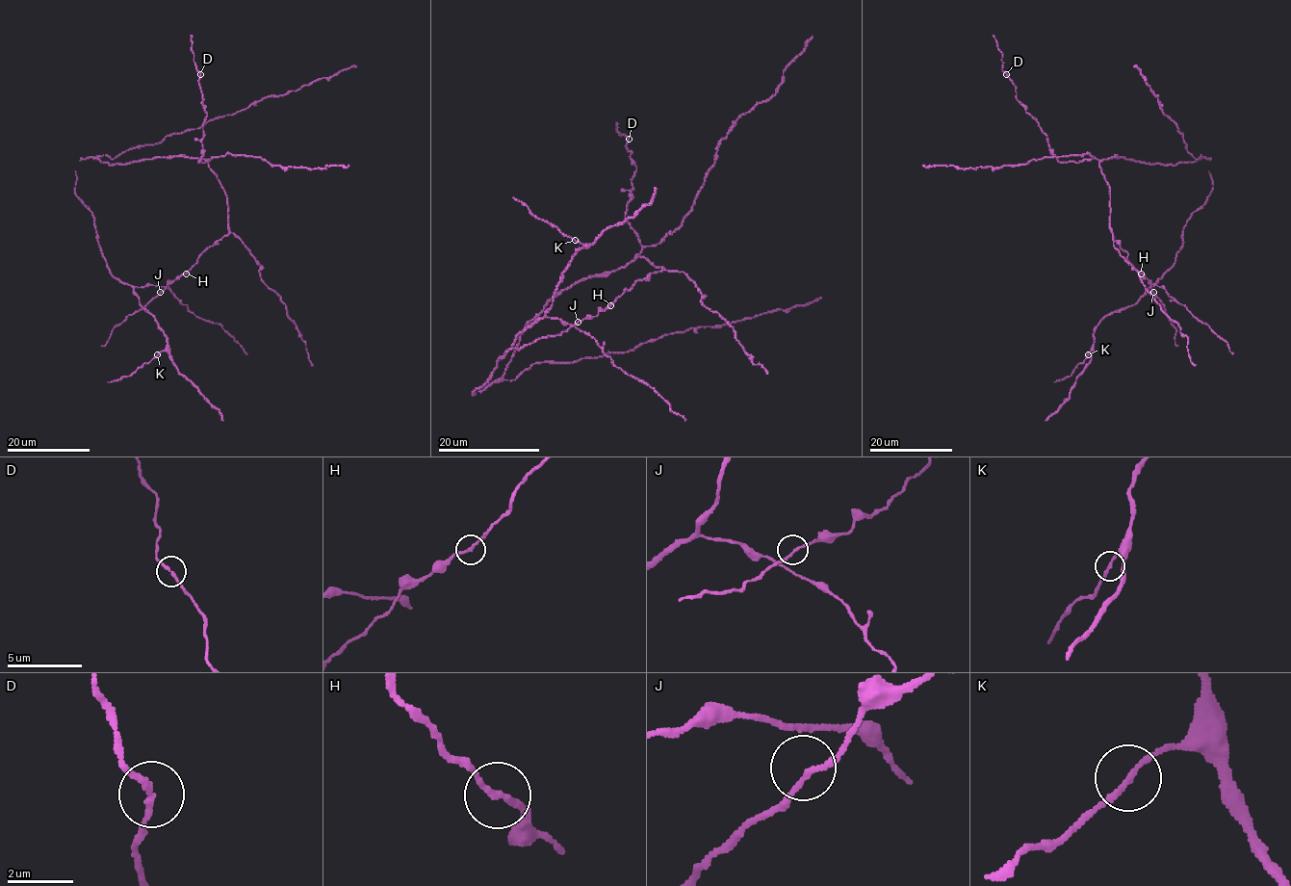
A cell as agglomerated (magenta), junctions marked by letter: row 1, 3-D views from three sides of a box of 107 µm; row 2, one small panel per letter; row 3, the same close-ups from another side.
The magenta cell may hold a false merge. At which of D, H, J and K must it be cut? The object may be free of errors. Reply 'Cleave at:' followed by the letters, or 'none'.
Cleave at: none

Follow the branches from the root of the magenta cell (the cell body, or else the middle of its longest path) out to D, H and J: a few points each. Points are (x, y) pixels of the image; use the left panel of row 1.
D: (192, 158), (211, 158), (204, 163), (197, 162), (202, 158), (203, 122), (207, 116), (198, 84), (201, 74)
H: (192, 158), (204, 159), (208, 163), (224, 192), (228, 233), (209, 246), (187, 273)
J: (192, 158), (204, 159), (208, 163), (224, 192), (228, 233), (209, 246), (191, 269), (160, 292)

